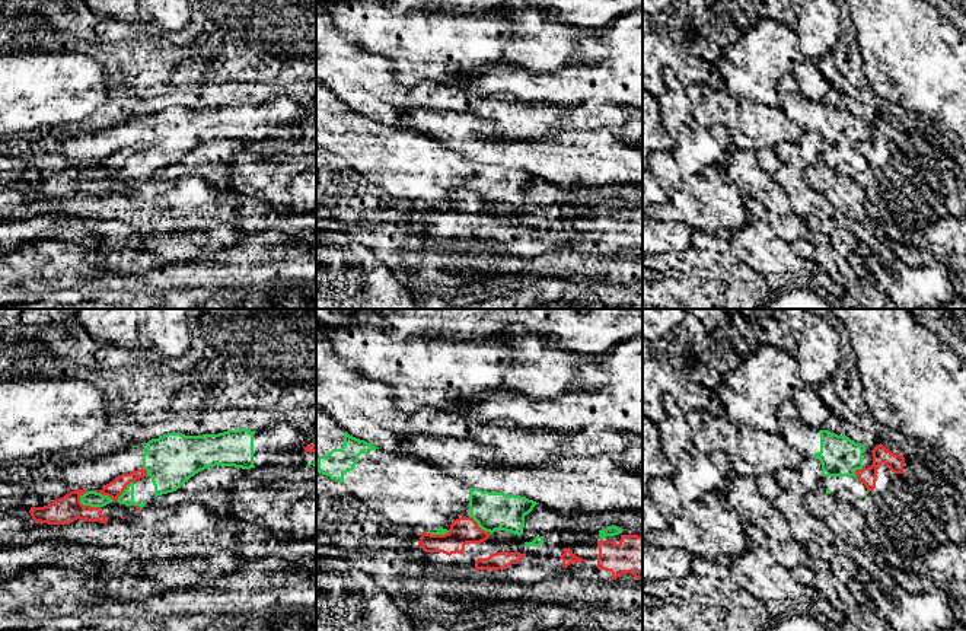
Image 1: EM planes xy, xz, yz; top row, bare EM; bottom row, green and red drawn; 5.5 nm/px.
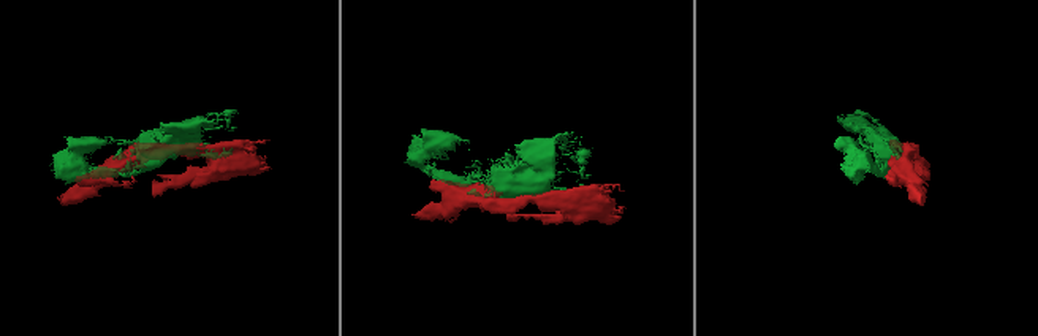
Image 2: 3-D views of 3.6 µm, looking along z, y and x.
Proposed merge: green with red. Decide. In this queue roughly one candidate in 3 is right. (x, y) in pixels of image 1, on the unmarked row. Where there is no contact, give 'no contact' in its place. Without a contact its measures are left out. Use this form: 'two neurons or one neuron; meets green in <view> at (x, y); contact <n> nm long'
two neurons; meets green in xy at (88, 178); contact 140 nm long

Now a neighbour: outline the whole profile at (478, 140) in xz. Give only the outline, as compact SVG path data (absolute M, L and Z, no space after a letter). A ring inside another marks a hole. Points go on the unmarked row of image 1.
M418 109L411 114L411 127L424 137L444 141L449 149L462 153L471 162L526 171L565 191L594 187L643 187L643 147L619 141L608 128L561 133L551 130L543 138L503 143L497 124L492 121L449 109Z

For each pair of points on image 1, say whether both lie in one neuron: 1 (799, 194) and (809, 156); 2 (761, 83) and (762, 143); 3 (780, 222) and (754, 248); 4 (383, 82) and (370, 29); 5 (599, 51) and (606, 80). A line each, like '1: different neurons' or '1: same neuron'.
1: same neuron
2: different neurons
3: different neurons
4: different neurons
5: different neurons

